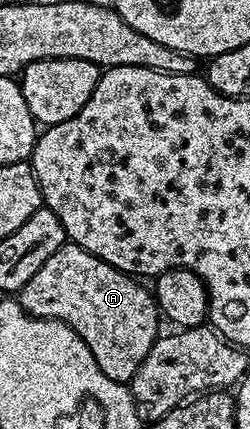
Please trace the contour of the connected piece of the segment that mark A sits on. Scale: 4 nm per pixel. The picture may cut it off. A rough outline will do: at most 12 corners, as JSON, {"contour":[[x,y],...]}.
{"contour":[[64,246],[18,292],[131,383],[161,333],[153,291]]}

